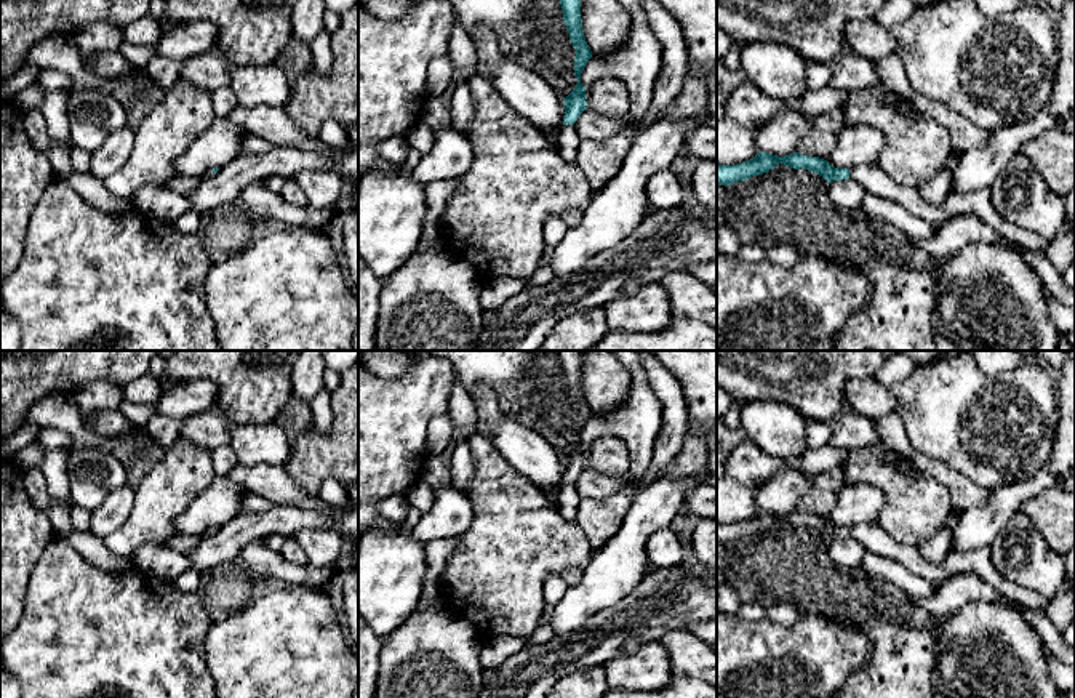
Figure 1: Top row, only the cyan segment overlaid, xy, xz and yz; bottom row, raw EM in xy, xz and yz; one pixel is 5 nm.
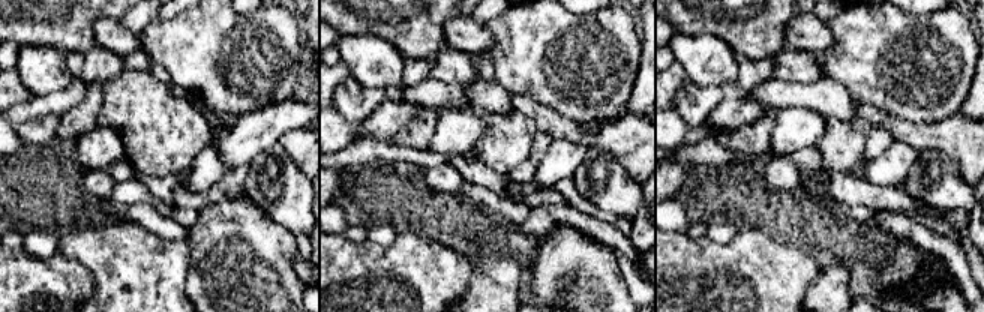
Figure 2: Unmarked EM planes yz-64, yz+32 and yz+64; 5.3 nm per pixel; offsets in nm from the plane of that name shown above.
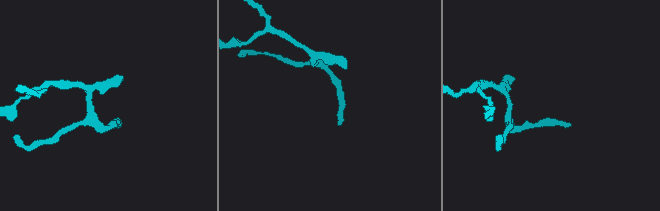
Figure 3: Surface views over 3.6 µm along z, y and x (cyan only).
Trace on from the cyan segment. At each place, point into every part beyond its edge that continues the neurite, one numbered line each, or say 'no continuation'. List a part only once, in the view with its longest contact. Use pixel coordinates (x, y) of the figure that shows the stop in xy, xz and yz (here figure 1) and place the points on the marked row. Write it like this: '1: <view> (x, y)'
1: xz (568, 141)

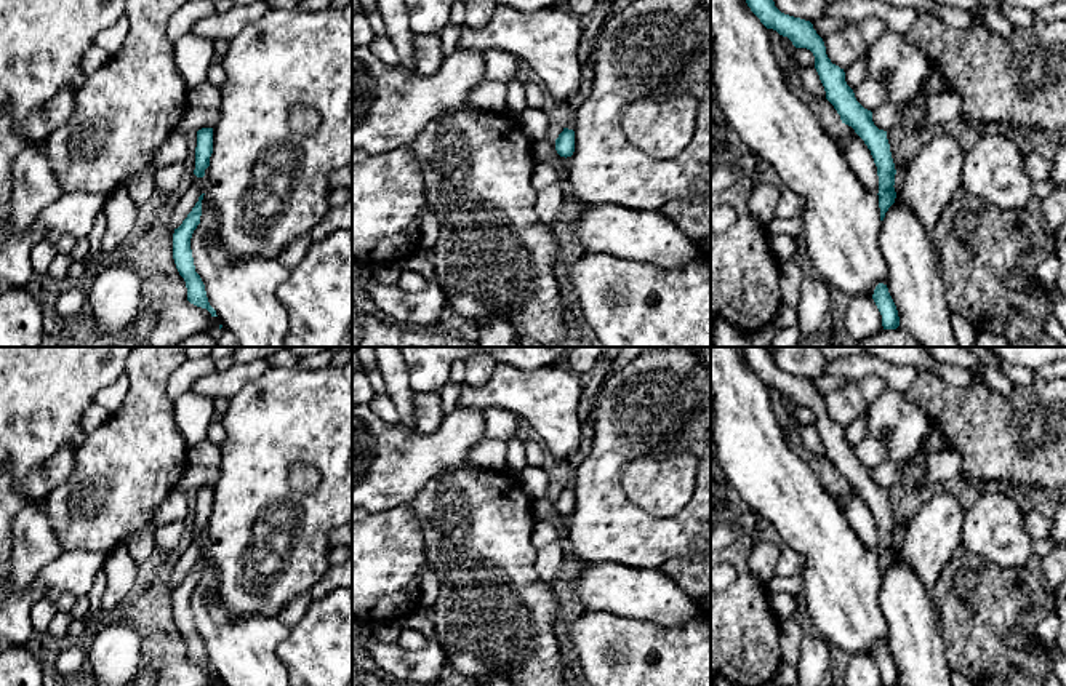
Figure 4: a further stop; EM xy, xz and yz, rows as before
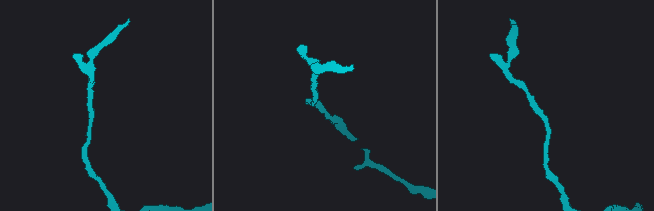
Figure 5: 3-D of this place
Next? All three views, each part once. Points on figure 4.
no continuation

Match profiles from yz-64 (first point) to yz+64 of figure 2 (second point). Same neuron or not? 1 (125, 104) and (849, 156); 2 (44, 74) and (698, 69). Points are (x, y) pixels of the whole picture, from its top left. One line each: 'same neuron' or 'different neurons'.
1: same neuron
2: same neuron

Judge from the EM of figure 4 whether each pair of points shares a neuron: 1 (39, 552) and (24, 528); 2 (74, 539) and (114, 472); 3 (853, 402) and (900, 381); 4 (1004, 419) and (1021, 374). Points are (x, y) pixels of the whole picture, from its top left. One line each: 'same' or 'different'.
1: same
2: same
3: different
4: different

